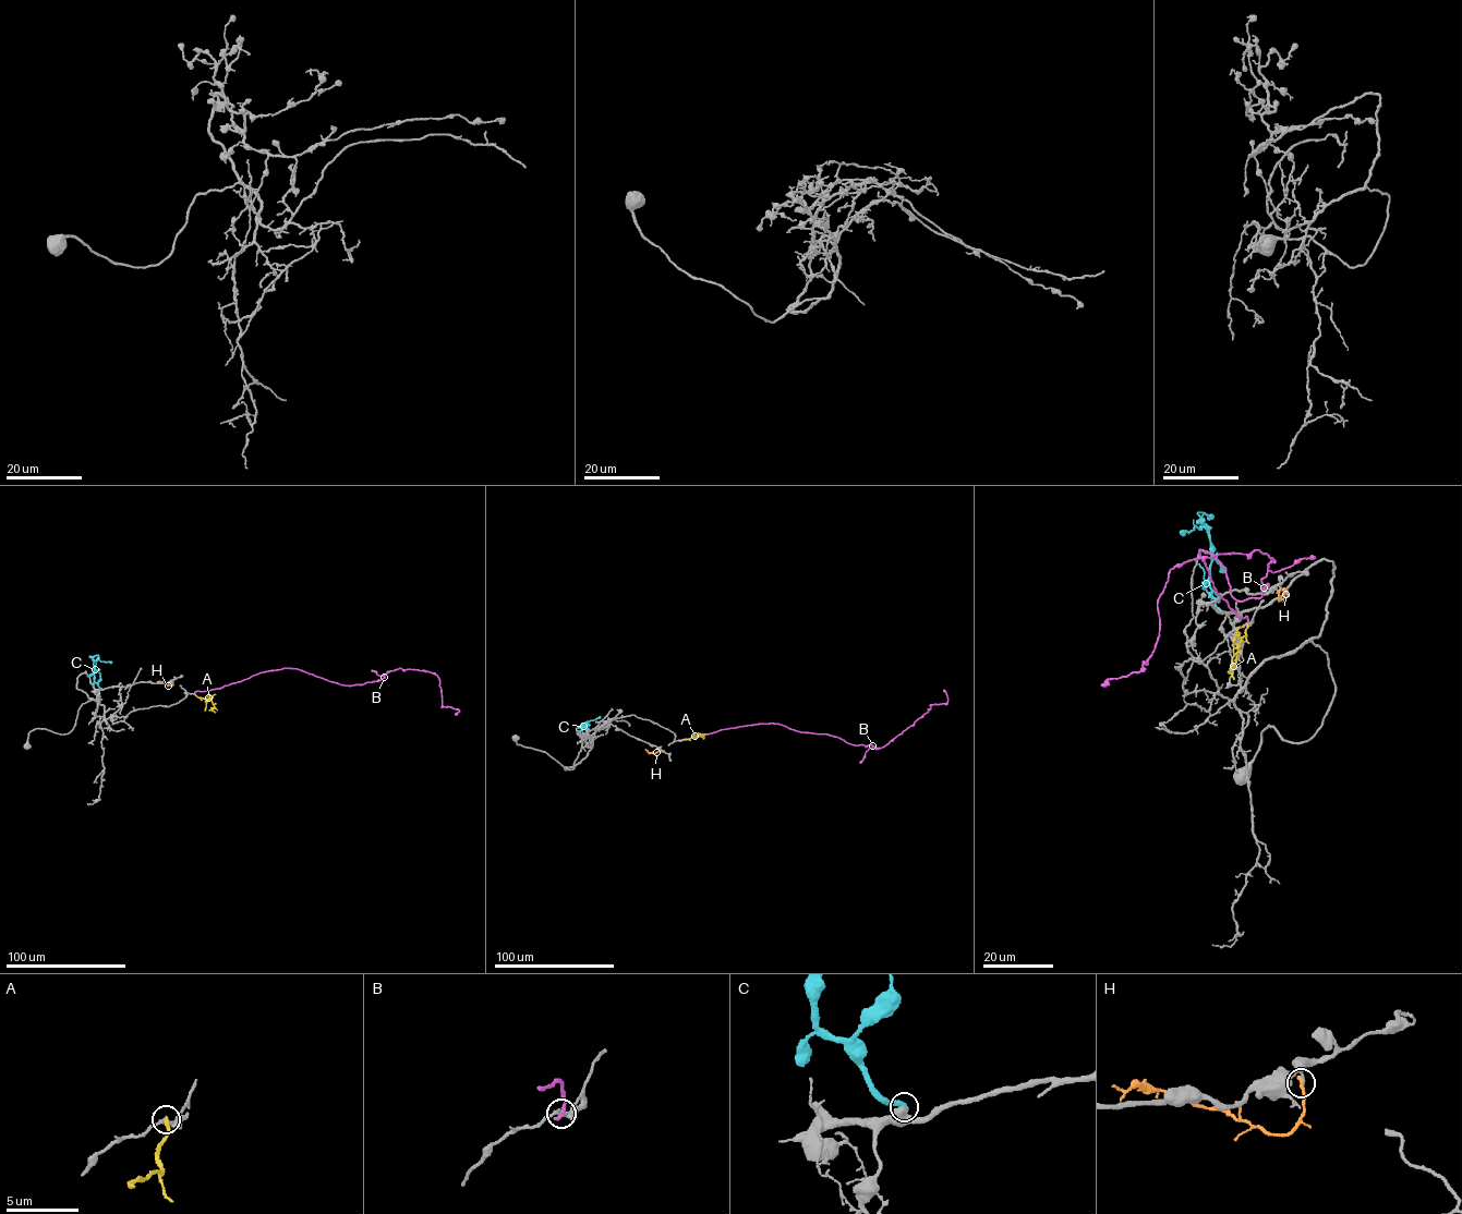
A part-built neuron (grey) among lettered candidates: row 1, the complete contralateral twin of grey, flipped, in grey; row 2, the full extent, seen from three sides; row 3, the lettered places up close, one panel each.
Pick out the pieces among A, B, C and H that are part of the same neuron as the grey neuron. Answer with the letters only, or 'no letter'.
C

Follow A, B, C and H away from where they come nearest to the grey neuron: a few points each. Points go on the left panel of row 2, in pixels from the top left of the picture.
A: (194, 693), (198, 697), (209, 699), (215, 712)
B: (194, 693), (284, 668), (347, 686), (418, 669), (436, 675), (443, 705), (456, 714)
C: (101, 688), (94, 681), (93, 660), (112, 662)
H: (172, 681), (171, 686), (157, 681)

